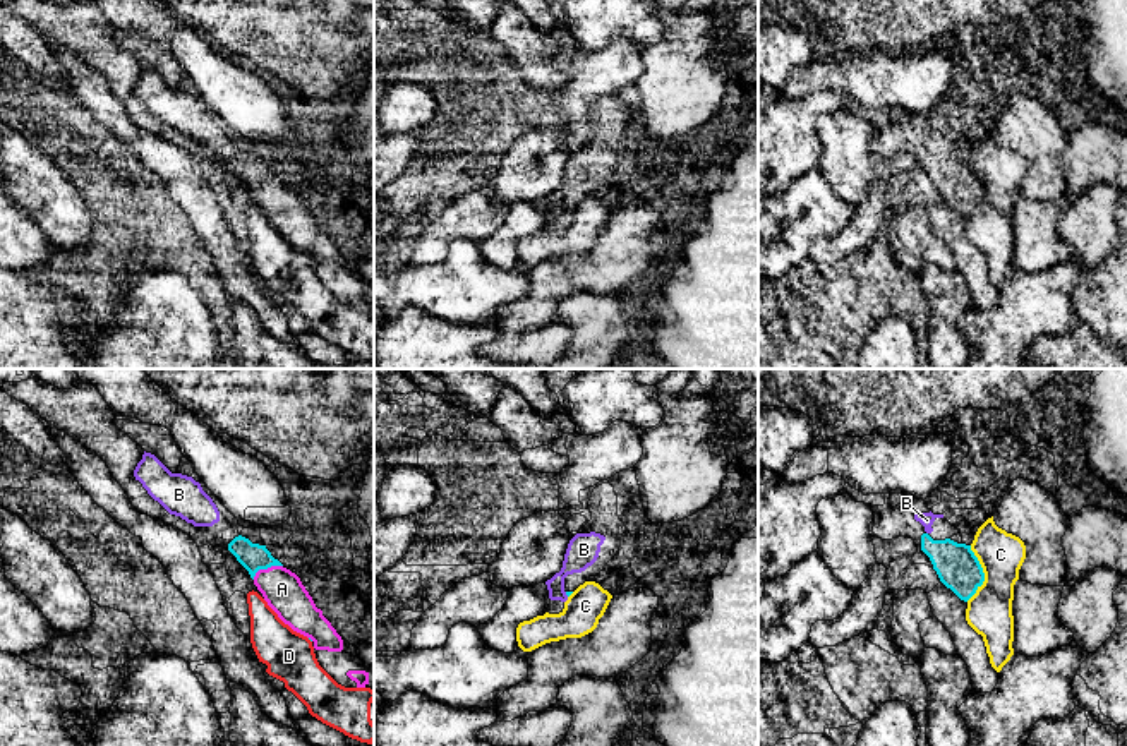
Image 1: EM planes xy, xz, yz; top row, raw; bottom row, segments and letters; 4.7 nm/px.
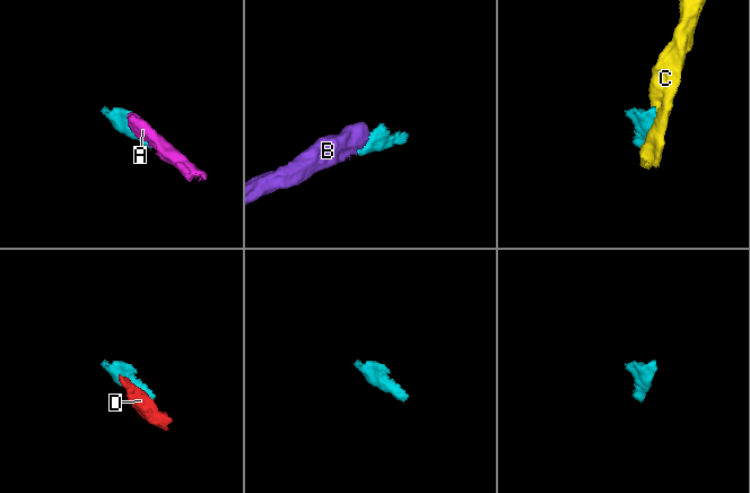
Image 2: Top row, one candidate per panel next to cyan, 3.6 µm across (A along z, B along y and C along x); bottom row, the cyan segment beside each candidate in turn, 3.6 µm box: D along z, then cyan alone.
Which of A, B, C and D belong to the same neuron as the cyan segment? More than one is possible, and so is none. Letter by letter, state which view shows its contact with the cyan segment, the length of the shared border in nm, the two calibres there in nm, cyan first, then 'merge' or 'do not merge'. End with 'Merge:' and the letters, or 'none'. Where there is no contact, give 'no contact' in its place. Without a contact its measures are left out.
A: xy | 160 nm | 130/190 nm | merge
B: xz | 30 nm | 20/150 nm | merge
C: yz | 260 nm | 200/220 nm | do not merge
D: no contact | do not merge
Merge: A, B

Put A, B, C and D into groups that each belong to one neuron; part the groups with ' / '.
A B / C / D

